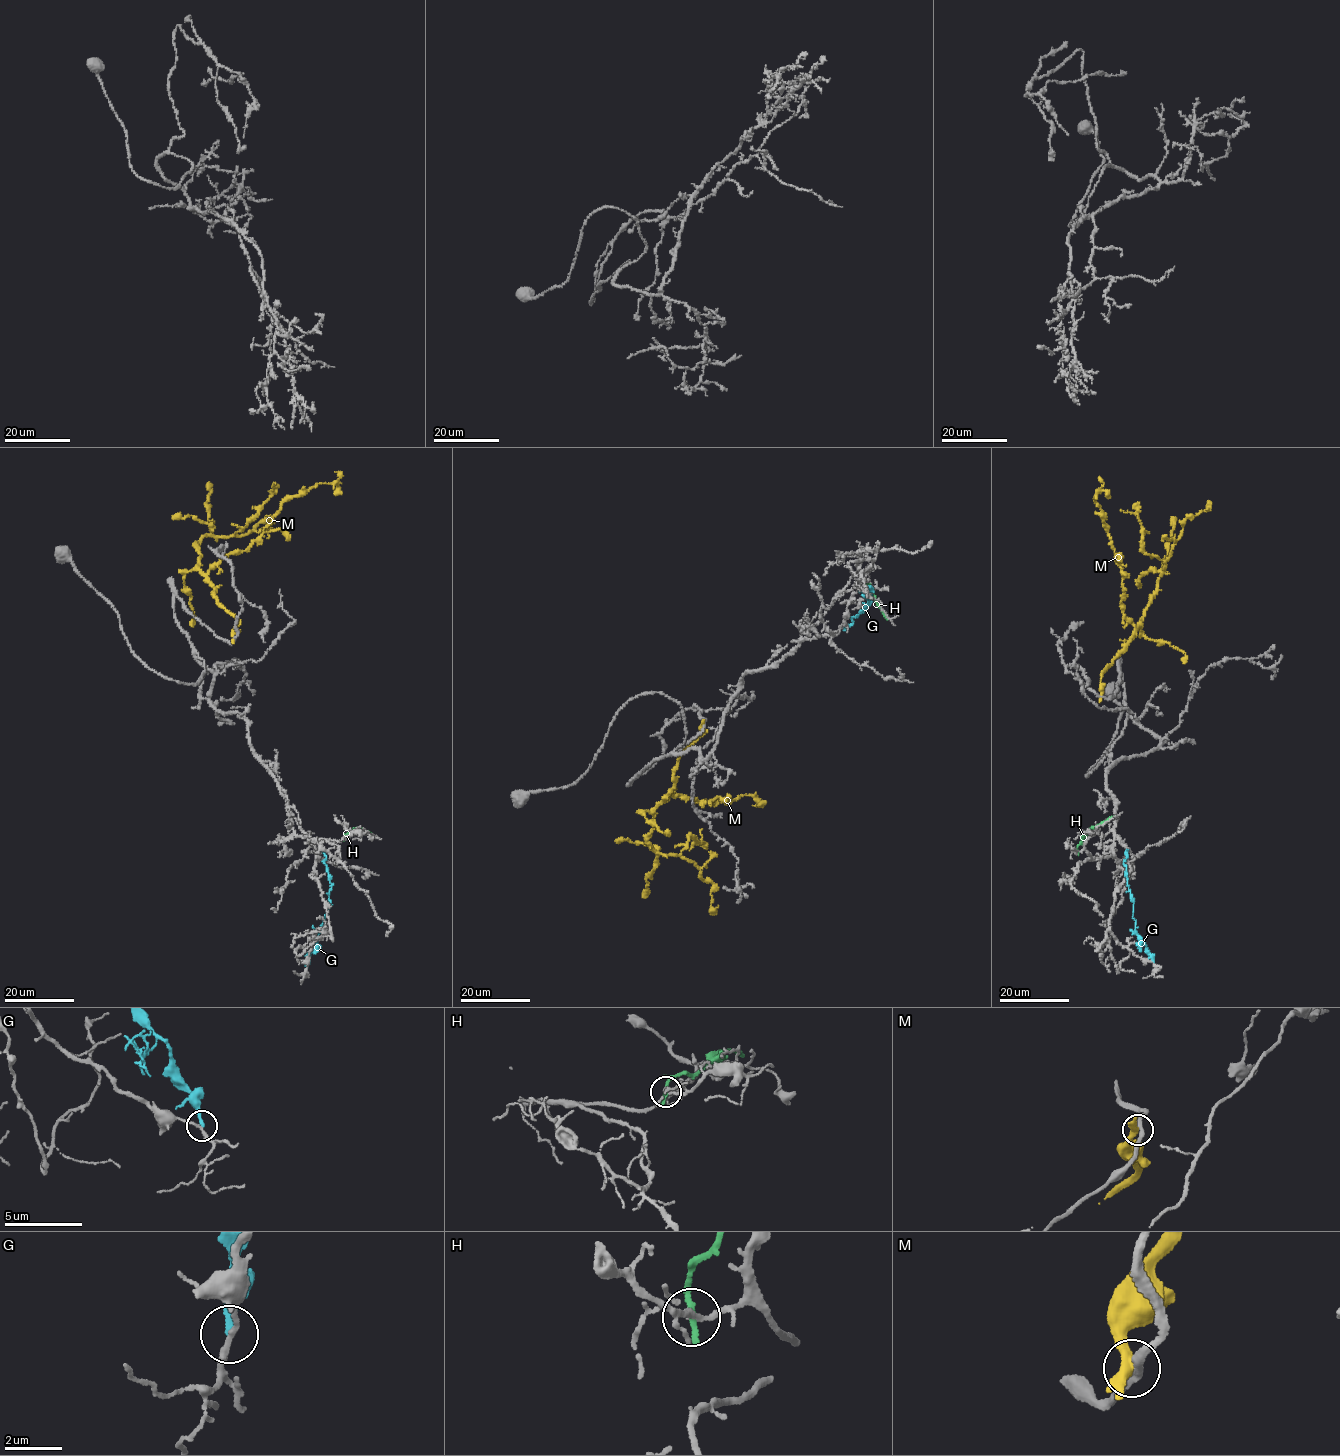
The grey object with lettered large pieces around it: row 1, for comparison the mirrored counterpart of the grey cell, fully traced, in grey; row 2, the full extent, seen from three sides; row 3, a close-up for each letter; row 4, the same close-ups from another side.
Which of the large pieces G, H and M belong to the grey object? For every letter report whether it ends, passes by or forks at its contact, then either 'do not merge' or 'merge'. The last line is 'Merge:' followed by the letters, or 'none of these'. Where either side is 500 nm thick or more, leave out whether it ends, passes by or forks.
G: it ends there; do not merge
H: it passes by; do not merge
M: it passes by; do not merge
Merge: none of these

